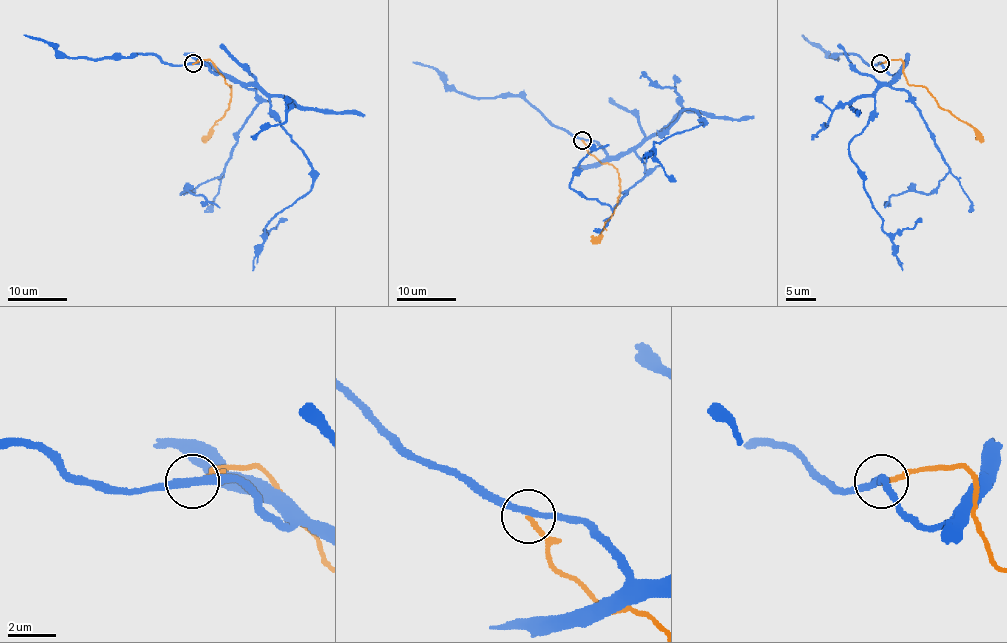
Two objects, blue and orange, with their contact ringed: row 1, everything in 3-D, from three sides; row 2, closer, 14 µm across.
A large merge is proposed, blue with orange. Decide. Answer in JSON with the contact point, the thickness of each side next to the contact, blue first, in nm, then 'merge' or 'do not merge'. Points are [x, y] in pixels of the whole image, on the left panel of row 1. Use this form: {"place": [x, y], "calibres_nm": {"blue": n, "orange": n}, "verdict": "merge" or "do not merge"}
{"place": [193, 63], "calibres_nm": {"blue": 280, "orange": 190}, "verdict": "do not merge"}

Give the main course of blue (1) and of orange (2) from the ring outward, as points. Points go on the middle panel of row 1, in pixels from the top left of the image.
1: (582, 140), (619, 156), (660, 135), (685, 108), (694, 110), (701, 123), (654, 143), (655, 159), (676, 181)
2: (582, 140), (587, 151), (614, 168), (619, 174), (619, 199), (604, 230), (592, 242)

